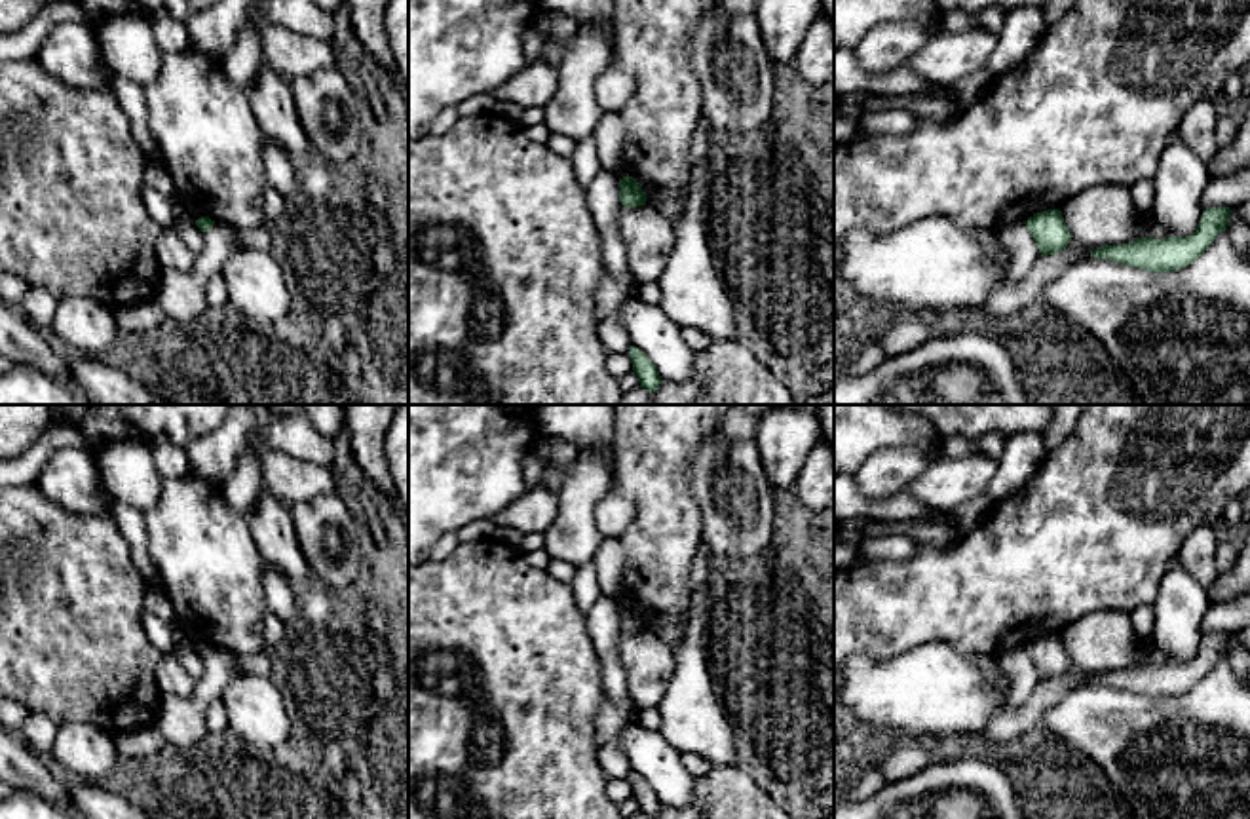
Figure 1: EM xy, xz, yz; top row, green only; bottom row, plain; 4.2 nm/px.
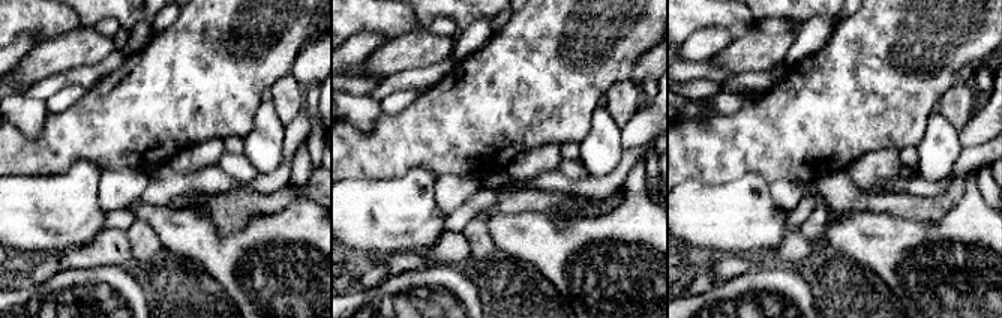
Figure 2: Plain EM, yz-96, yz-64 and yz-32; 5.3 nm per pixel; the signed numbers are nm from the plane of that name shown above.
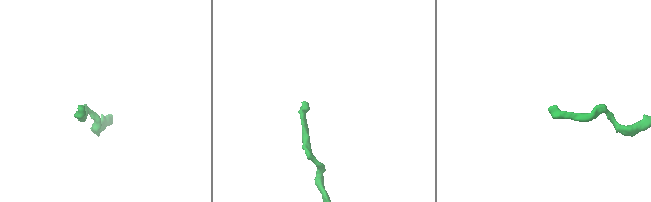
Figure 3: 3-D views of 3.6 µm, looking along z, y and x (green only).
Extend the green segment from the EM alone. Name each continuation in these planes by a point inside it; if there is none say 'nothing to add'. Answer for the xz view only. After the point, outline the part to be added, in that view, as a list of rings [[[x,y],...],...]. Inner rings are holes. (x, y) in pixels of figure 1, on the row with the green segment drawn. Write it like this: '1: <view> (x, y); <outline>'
nothing to add

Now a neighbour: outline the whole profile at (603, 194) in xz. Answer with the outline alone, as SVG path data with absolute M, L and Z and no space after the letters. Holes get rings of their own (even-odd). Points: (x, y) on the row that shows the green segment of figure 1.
M600 169L593 182L585 188L587 207L600 234L600 255L604 270L614 276L631 276L623 239L617 230L619 177Z

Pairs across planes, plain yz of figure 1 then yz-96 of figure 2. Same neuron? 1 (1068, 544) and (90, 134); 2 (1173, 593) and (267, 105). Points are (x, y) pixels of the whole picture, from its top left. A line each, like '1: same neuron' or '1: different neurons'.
1: same neuron
2: same neuron

